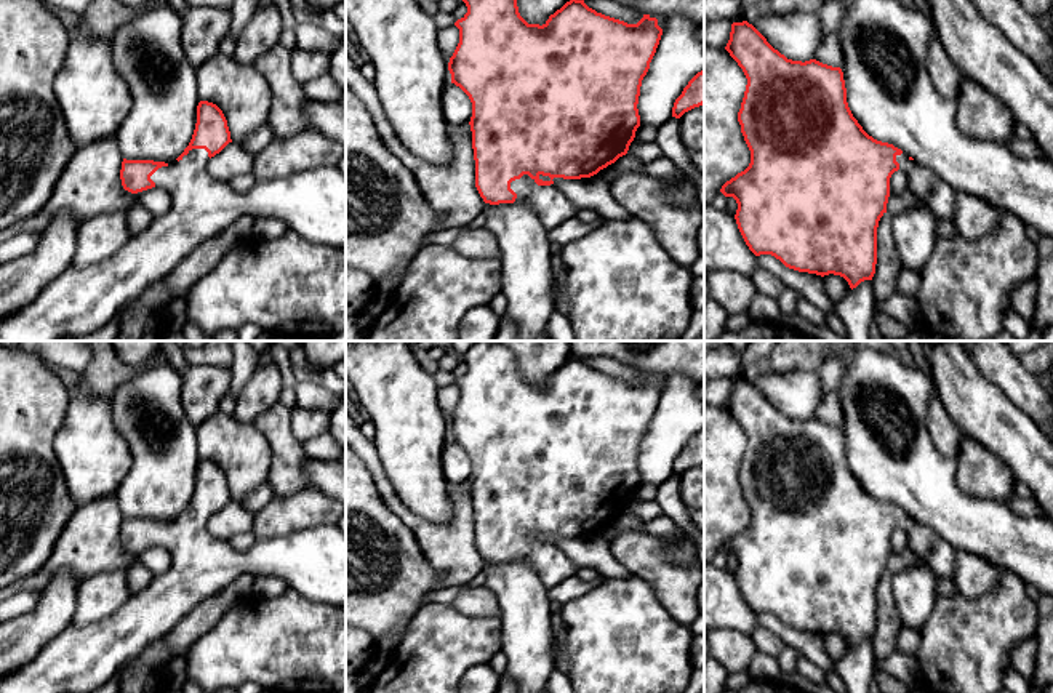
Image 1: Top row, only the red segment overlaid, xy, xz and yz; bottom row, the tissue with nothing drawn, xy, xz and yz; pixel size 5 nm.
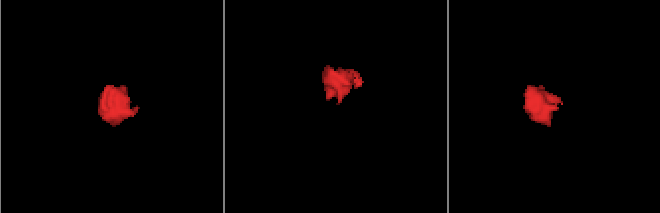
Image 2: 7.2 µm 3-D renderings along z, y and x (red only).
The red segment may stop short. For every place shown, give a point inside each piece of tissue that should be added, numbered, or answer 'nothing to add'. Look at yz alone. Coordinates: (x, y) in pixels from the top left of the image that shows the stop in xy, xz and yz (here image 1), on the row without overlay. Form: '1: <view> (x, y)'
1: yz (920, 538)

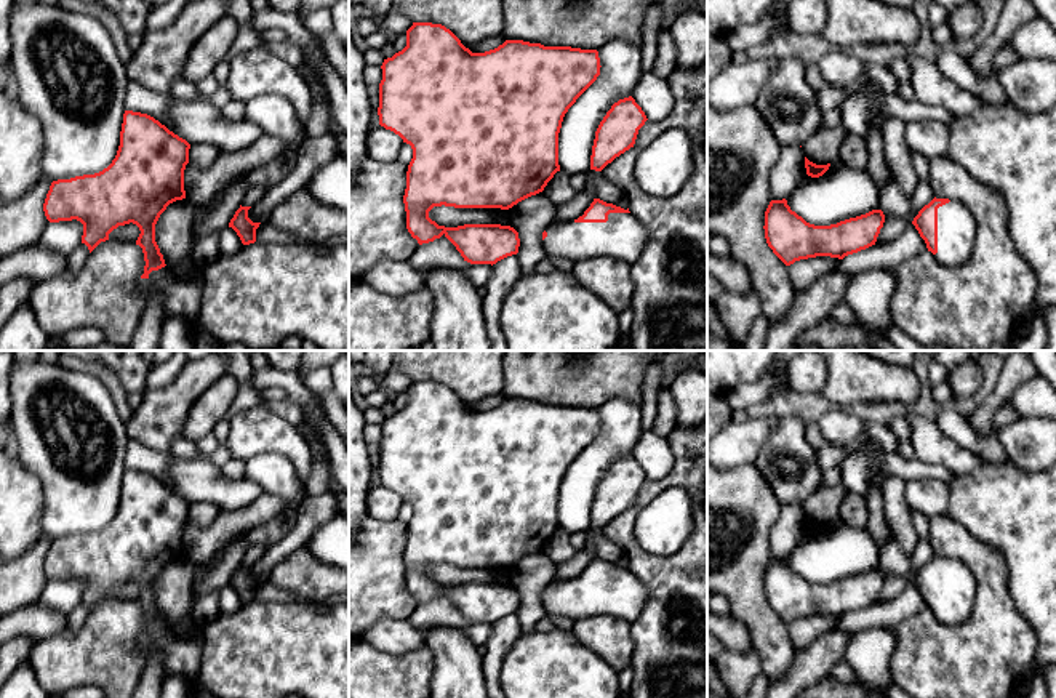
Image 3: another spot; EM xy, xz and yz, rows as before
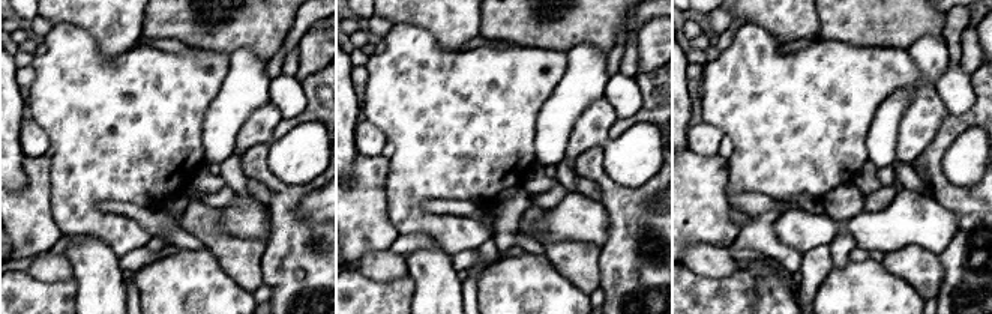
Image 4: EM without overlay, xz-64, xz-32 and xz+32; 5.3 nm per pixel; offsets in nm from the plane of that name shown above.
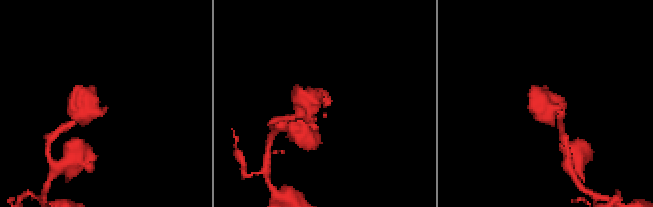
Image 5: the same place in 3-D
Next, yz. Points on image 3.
1: yz (956, 581)

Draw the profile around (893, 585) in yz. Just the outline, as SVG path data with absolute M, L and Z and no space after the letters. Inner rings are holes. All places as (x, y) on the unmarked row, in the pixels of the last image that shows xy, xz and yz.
M885 575L885 581L880 588L875 604L886 604L894 600L899 594L902 594L902 591L909 586L910 581L912 580L909 575Z

